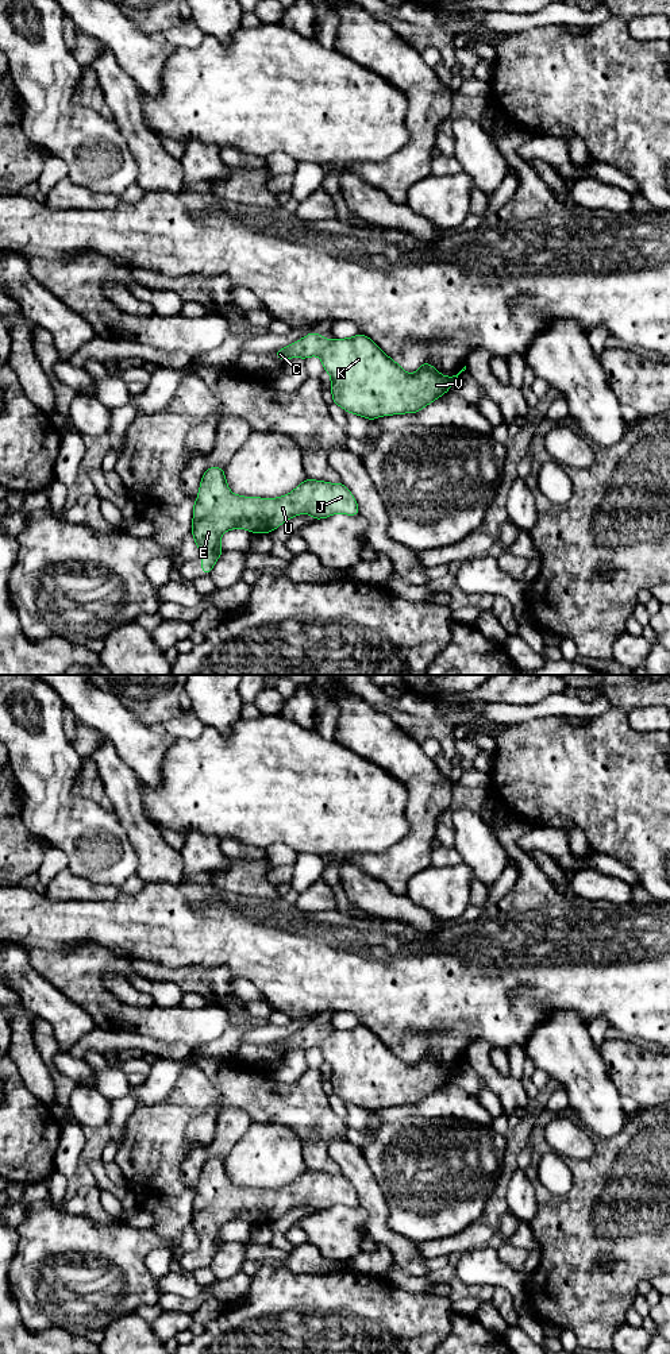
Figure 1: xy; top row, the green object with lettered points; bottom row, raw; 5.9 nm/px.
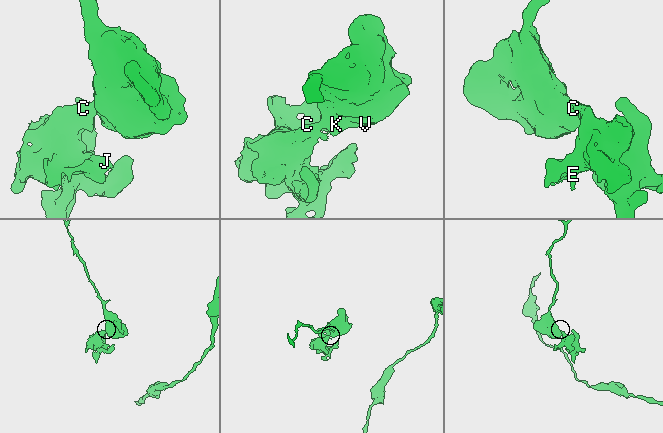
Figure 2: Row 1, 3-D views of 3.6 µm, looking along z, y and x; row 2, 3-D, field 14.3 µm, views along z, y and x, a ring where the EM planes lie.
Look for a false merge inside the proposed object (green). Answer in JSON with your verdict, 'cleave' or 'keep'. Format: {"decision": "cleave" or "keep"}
{"decision": "cleave"}

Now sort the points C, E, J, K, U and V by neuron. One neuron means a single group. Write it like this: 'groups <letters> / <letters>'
groups C E J U / K V

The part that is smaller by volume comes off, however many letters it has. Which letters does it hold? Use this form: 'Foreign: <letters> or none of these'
Foreign: C, E, J, U

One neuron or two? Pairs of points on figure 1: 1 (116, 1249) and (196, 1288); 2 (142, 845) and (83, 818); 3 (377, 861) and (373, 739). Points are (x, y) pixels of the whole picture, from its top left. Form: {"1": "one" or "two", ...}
{"1": "two", "2": "two", "3": "one"}

